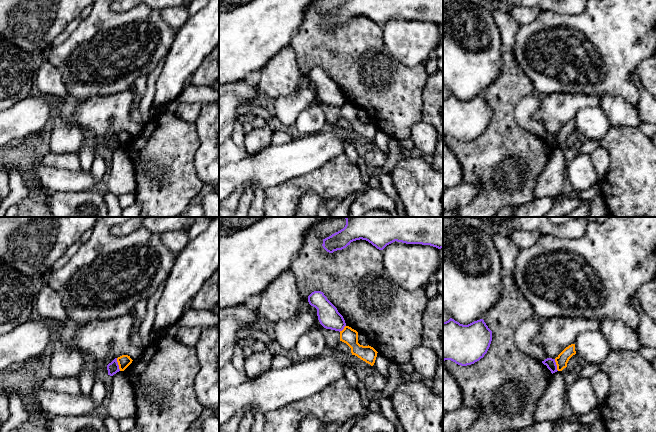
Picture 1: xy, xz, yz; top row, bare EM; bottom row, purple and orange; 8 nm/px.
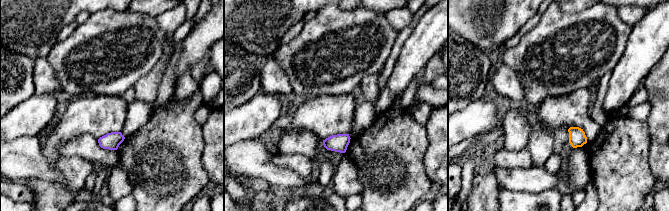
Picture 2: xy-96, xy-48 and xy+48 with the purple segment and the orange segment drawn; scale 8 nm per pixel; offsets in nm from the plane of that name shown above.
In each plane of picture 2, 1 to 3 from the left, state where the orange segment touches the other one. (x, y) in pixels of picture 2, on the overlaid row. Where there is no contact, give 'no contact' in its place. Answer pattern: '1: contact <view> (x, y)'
1: no contact
2: no contact
3: no contact

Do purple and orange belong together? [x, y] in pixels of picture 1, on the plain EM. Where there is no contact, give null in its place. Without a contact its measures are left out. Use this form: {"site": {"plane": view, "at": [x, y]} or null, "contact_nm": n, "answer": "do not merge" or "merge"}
{"site": {"plane": "xy", "at": [117, 140]}, "contact_nm": 110, "answer": "do not merge"}

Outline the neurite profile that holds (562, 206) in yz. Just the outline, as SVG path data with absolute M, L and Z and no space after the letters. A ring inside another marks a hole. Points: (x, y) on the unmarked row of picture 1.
M562 195L556 196L551 210L543 217L564 217L582 203L582 200L578 198L568 198Z

